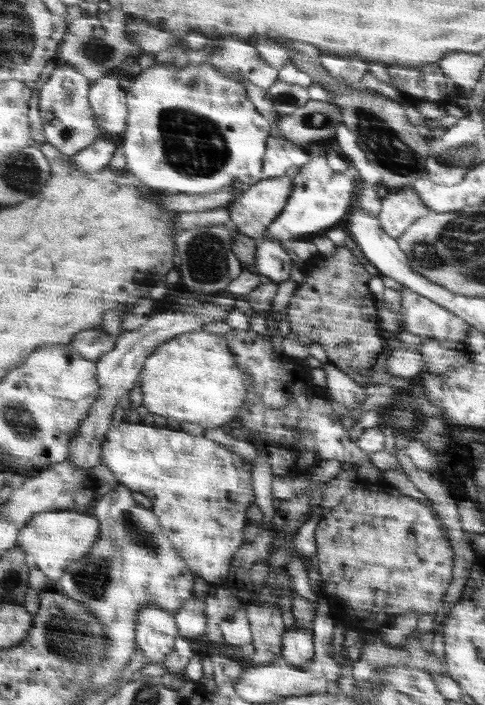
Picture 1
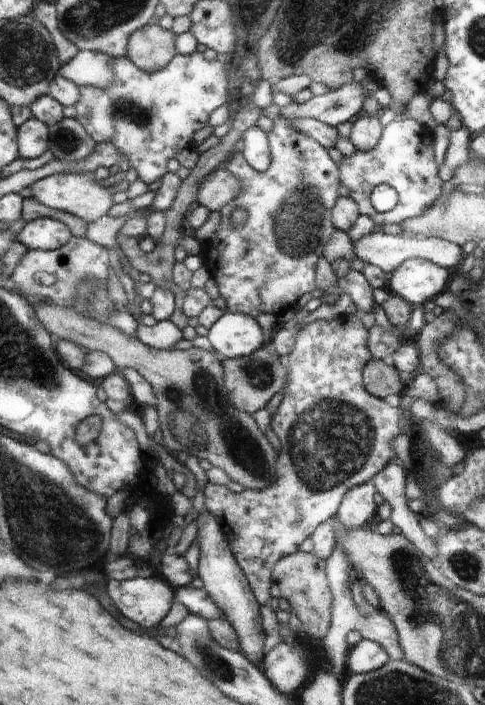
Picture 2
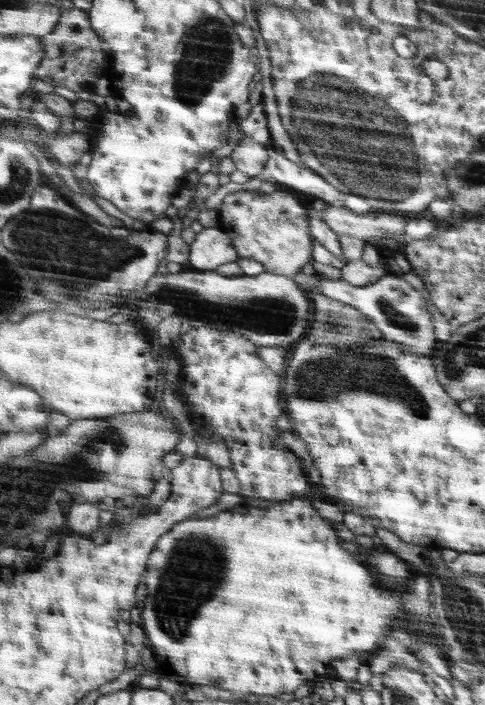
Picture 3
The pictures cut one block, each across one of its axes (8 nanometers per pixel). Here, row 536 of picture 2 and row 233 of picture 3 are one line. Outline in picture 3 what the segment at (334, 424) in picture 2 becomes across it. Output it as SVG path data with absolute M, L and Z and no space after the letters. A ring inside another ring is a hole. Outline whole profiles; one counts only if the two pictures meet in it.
M278 186L270 193L236 191L224 197L218 214L216 226L232 238L238 255L260 262L266 273L292 278L304 264L310 263L312 240L311 232L308 232L309 216L290 190L284 192L284 188Z

